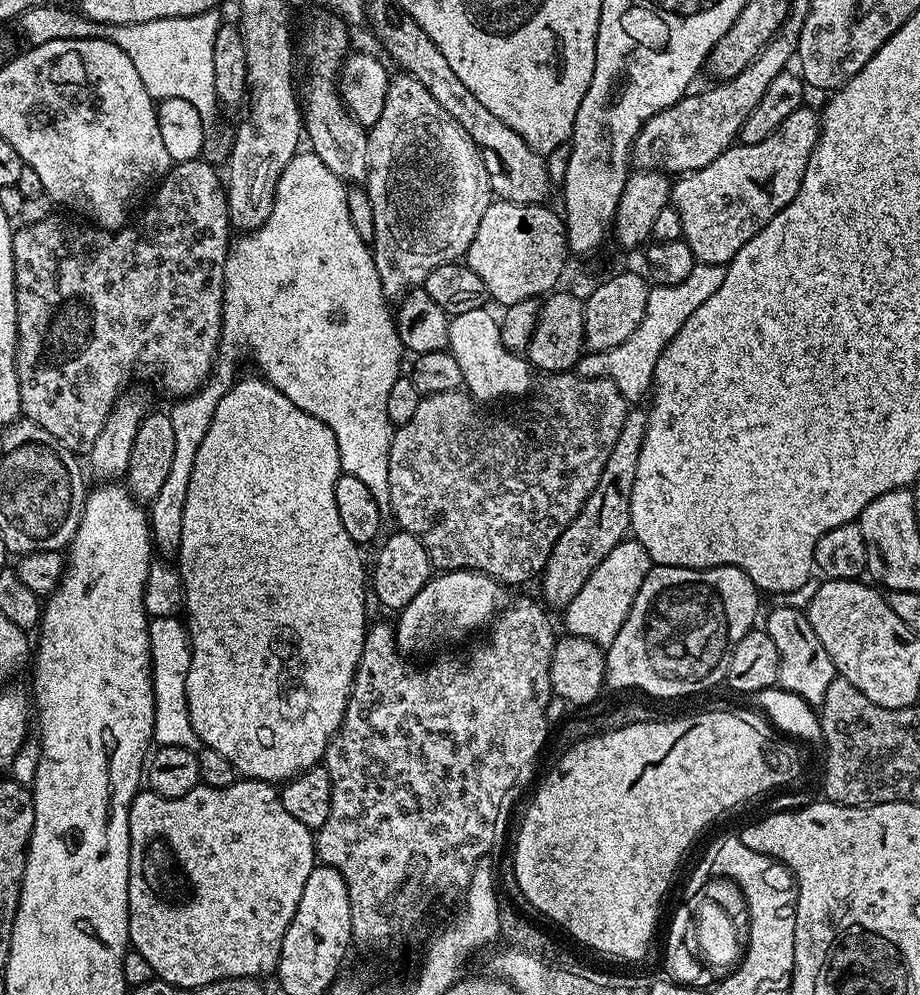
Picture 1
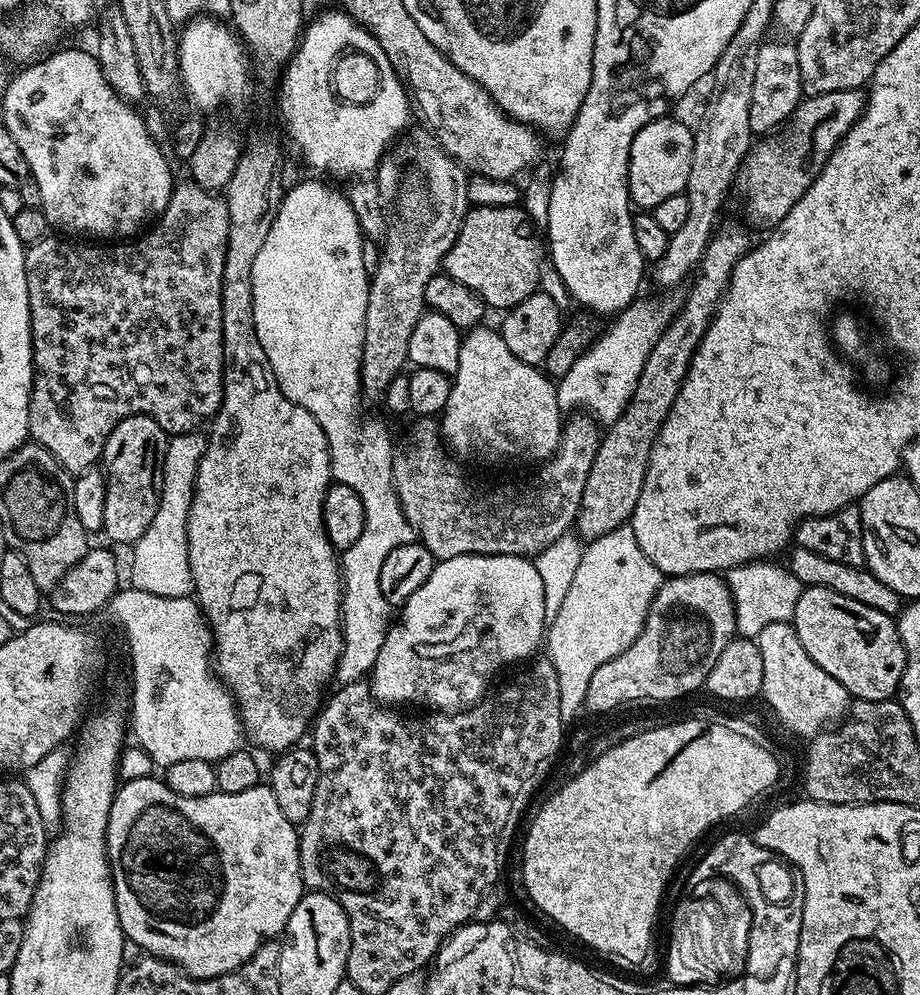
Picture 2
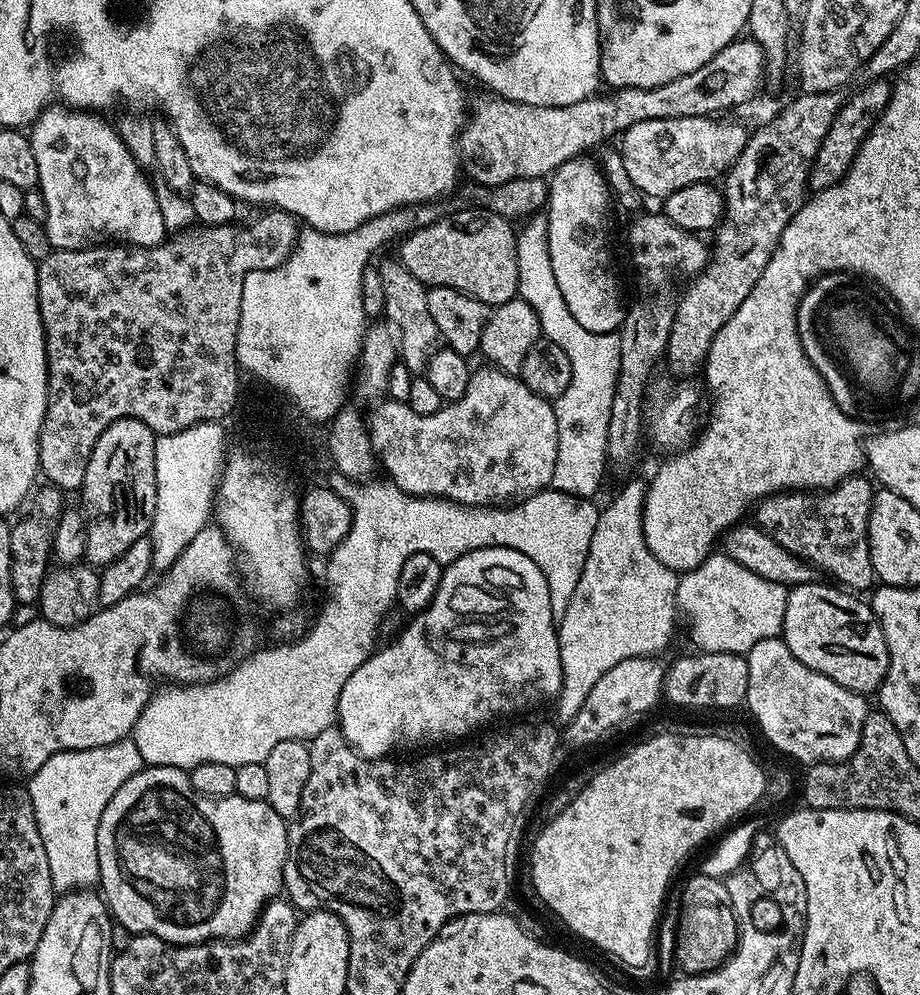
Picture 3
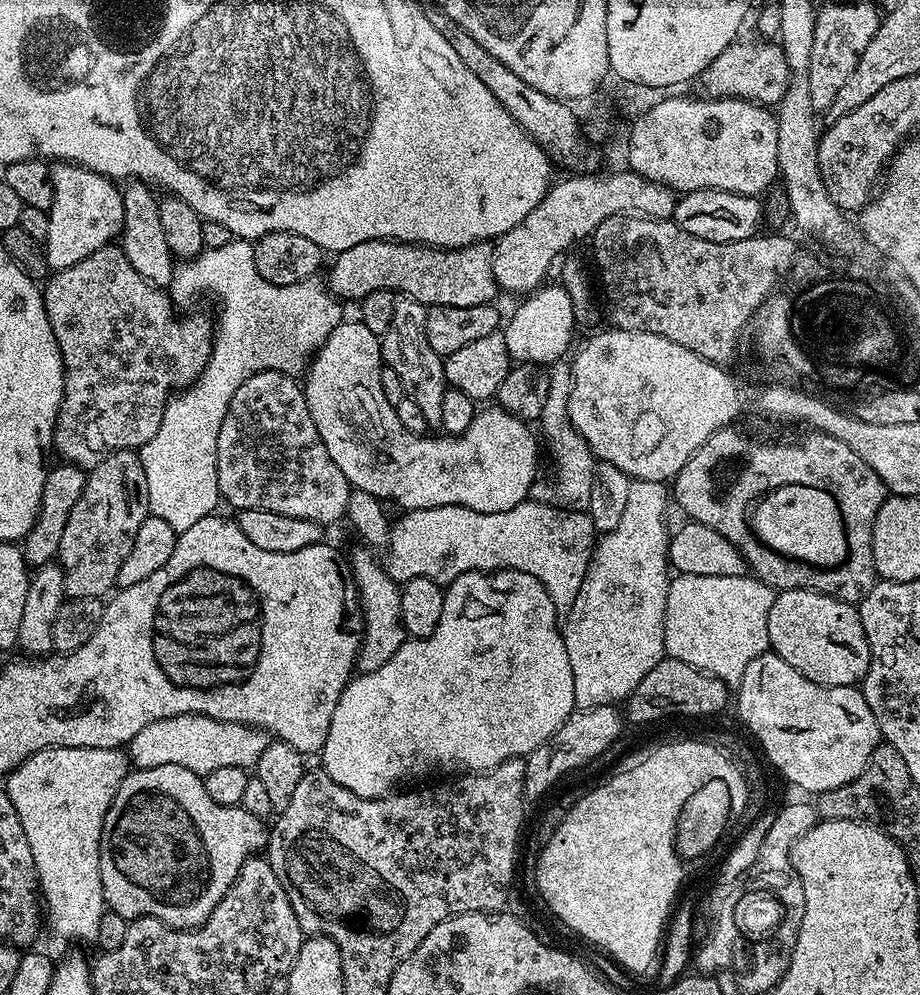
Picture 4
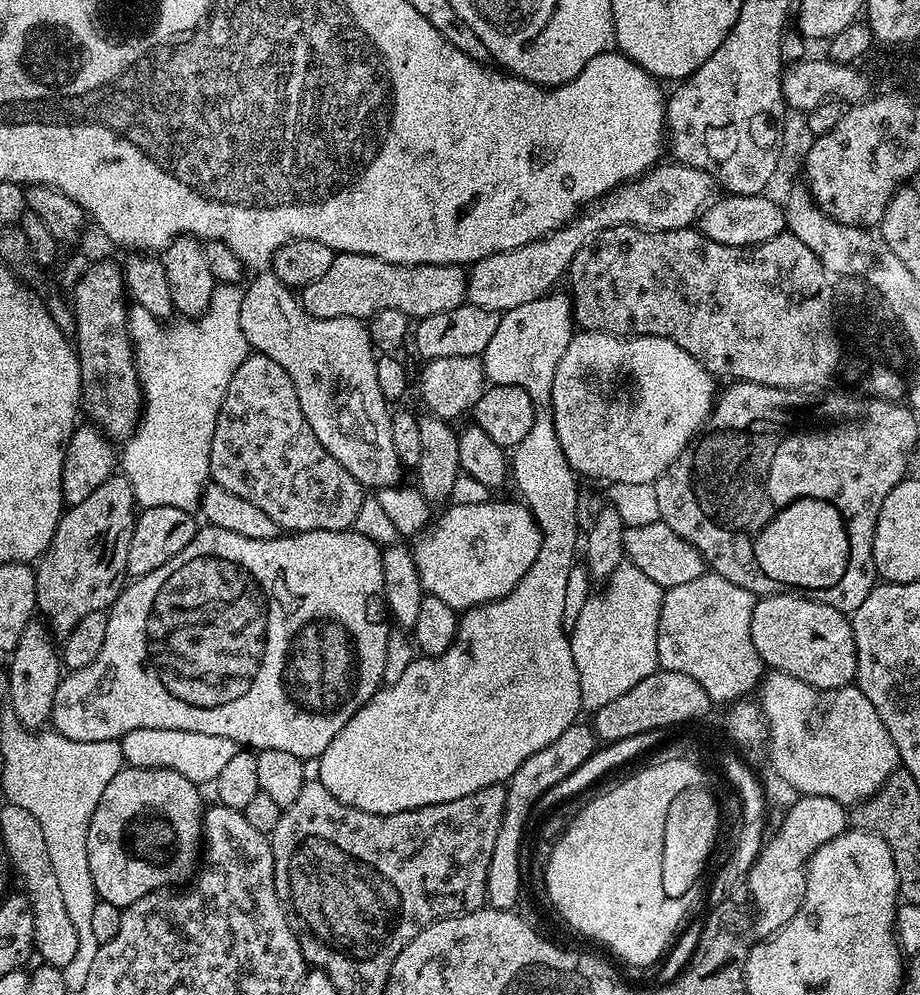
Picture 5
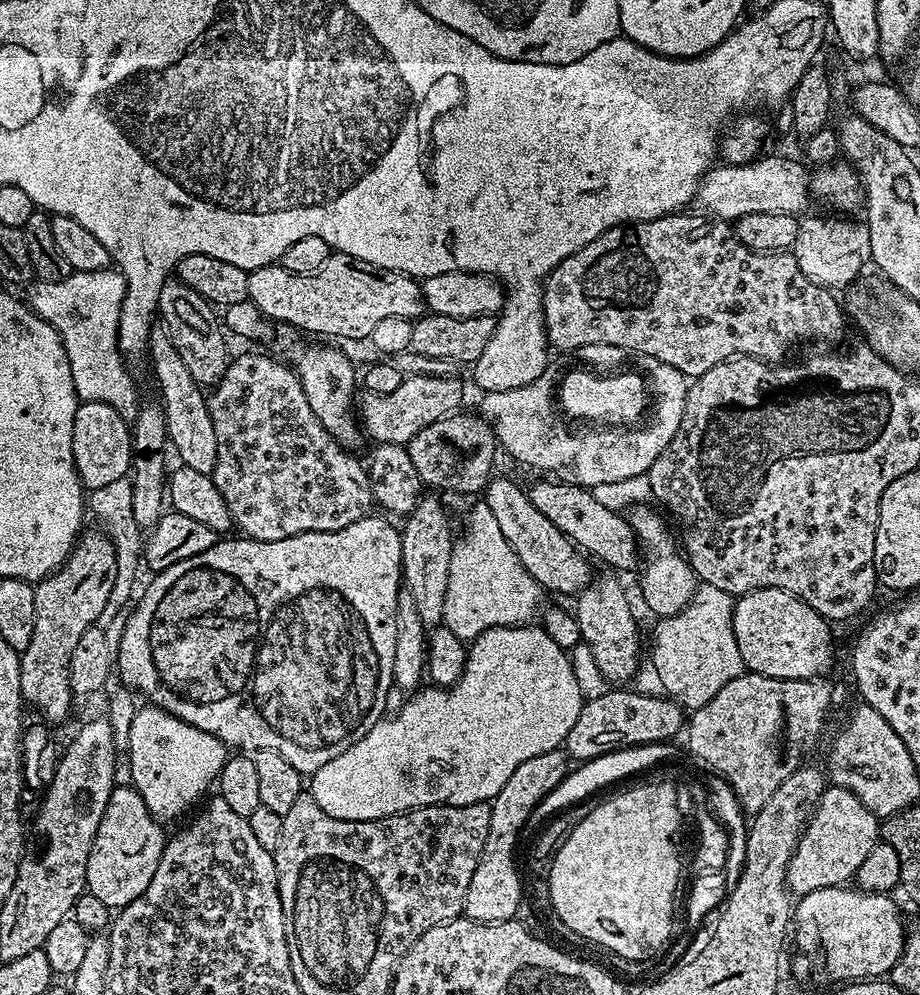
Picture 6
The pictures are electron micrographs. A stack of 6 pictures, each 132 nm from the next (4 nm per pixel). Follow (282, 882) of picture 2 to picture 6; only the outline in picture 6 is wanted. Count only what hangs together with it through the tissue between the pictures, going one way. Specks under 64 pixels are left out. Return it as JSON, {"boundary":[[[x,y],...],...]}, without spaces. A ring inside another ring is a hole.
{"boundary":[[[113,788],[110,800],[106,802],[106,812],[102,814],[102,822],[98,822],[98,834],[94,834],[90,862],[86,862],[86,892],[104,902],[111,910],[125,908],[130,902],[134,902],[134,898],[138,898],[142,890],[150,886],[150,878],[154,878],[154,870],[158,870],[158,862],[162,858],[162,850],[166,843],[166,832],[160,829],[160,824],[161,821],[153,816],[135,788]]]}

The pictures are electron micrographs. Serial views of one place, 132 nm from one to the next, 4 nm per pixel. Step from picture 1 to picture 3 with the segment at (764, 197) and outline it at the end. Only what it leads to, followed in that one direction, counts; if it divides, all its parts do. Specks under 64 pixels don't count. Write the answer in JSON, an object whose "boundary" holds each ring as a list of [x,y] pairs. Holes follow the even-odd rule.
{"boundary":[[[872,78],[867,82],[869,84],[865,88],[858,89],[853,96],[849,95],[845,99],[826,138],[822,138],[822,146],[814,158],[812,169],[808,175],[808,186],[813,193],[821,192],[840,183],[840,179],[850,170],[862,142],[870,134],[877,118],[886,110],[888,100],[892,97],[892,84],[884,78]]]}

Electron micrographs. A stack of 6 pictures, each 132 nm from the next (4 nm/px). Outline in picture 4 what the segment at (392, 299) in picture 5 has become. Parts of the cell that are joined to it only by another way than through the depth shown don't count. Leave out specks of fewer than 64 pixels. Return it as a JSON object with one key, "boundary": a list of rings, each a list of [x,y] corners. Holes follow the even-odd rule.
{"boundary":[[[399,240],[360,242],[338,254],[326,275],[326,284],[333,296],[341,301],[359,300],[374,290],[387,290],[425,306],[482,306],[493,303],[498,289],[492,265],[492,248],[487,243],[471,244],[465,248],[434,248],[423,244],[402,244]]]}

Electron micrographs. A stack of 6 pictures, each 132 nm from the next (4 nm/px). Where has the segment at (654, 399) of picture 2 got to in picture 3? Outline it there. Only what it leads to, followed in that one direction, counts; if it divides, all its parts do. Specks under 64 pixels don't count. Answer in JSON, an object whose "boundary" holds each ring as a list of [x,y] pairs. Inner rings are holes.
{"boundary":[[[843,91],[835,92],[804,92],[797,100],[786,105],[773,120],[768,120],[757,132],[753,131],[748,137],[742,154],[733,162],[726,173],[726,179],[722,184],[724,198],[724,219],[715,229],[716,245],[710,248],[710,259],[702,271],[697,272],[692,284],[684,292],[681,300],[675,301],[674,322],[670,326],[670,338],[668,339],[668,351],[666,364],[672,367],[676,378],[692,378],[692,375],[703,369],[704,362],[708,358],[708,351],[714,342],[714,334],[734,318],[734,310],[746,302],[746,294],[754,290],[754,282],[762,278],[762,270],[766,270],[766,262],[774,254],[778,242],[782,238],[782,230],[798,214],[798,210],[804,205],[806,193],[809,191],[808,175],[812,169],[814,158],[822,146],[822,138],[830,130],[834,118],[840,113],[846,96]]]}

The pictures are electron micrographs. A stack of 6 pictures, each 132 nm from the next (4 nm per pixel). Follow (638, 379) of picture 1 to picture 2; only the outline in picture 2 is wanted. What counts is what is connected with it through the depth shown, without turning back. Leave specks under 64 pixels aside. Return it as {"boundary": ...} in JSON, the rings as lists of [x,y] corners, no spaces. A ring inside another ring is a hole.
{"boundary":[[[660,294],[657,300],[637,298],[615,317],[616,320],[604,333],[593,339],[584,349],[565,376],[556,384],[558,406],[561,413],[572,414],[583,410],[601,425],[613,424],[632,401],[638,378],[642,378],[642,366],[650,358],[650,350],[662,338],[668,323],[676,317],[678,300],[675,295]]]}

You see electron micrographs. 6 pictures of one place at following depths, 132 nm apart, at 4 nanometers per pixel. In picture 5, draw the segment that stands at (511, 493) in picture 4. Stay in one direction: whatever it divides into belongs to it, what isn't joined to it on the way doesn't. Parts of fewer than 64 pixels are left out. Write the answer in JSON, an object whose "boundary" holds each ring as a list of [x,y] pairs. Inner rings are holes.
{"boundary":[[[260,270],[253,276],[256,277],[240,297],[240,325],[249,349],[266,358],[274,358],[274,362],[290,374],[294,390],[298,390],[298,402],[302,402],[302,414],[306,414],[306,422],[310,422],[310,430],[314,430],[318,442],[326,446],[328,453],[354,474],[357,482],[368,490],[397,487],[401,483],[402,465],[398,450],[394,450],[394,434],[390,434],[390,404],[378,386],[378,353],[372,346],[367,323],[345,316],[314,318],[304,309],[297,293],[287,288],[272,271]]]}

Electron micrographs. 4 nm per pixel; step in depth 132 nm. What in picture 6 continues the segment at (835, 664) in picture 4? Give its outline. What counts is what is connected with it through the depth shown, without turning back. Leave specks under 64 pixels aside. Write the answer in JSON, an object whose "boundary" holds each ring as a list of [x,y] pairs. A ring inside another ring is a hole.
{"boundary":[[[756,588],[746,592],[732,605],[732,625],[738,650],[744,659],[744,667],[749,672],[774,680],[814,680],[827,677],[832,668],[836,652],[832,649],[832,632],[829,621],[817,614],[806,602],[794,594],[777,588]]]}

